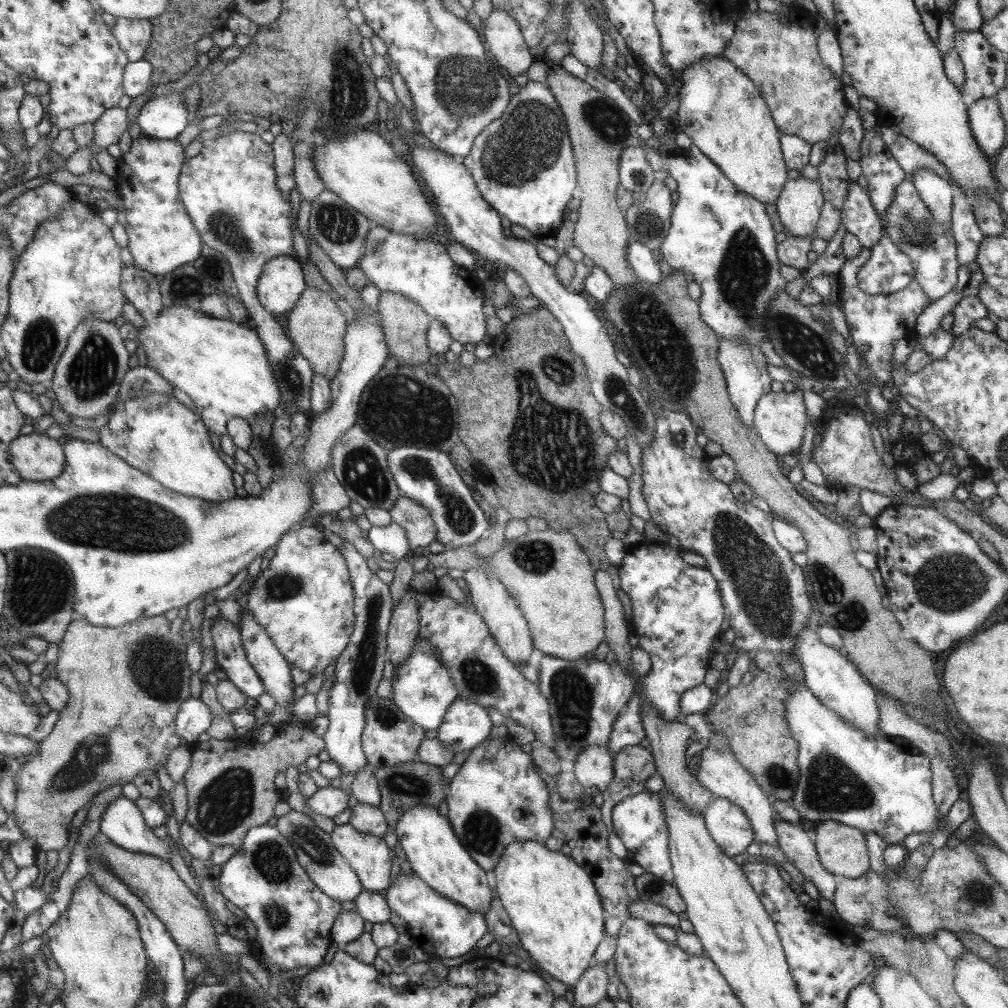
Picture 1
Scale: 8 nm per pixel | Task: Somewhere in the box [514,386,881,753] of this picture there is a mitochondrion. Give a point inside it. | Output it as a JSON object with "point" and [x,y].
{"point":[758,578]}

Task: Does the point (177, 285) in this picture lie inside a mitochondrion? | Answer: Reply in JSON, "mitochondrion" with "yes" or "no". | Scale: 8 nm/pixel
{"mitochondrion":"yes"}

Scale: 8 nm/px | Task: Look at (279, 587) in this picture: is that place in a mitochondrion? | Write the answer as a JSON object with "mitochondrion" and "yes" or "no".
{"mitochondrion":"yes"}

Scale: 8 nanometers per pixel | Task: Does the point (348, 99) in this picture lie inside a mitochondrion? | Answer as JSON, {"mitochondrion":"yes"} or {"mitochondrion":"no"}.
{"mitochondrion":"yes"}

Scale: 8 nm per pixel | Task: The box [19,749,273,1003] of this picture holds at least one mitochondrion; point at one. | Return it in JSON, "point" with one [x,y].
{"point":[227,802]}

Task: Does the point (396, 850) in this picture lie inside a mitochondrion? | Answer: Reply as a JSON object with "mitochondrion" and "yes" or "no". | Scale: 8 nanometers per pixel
{"mitochondrion":"no"}

